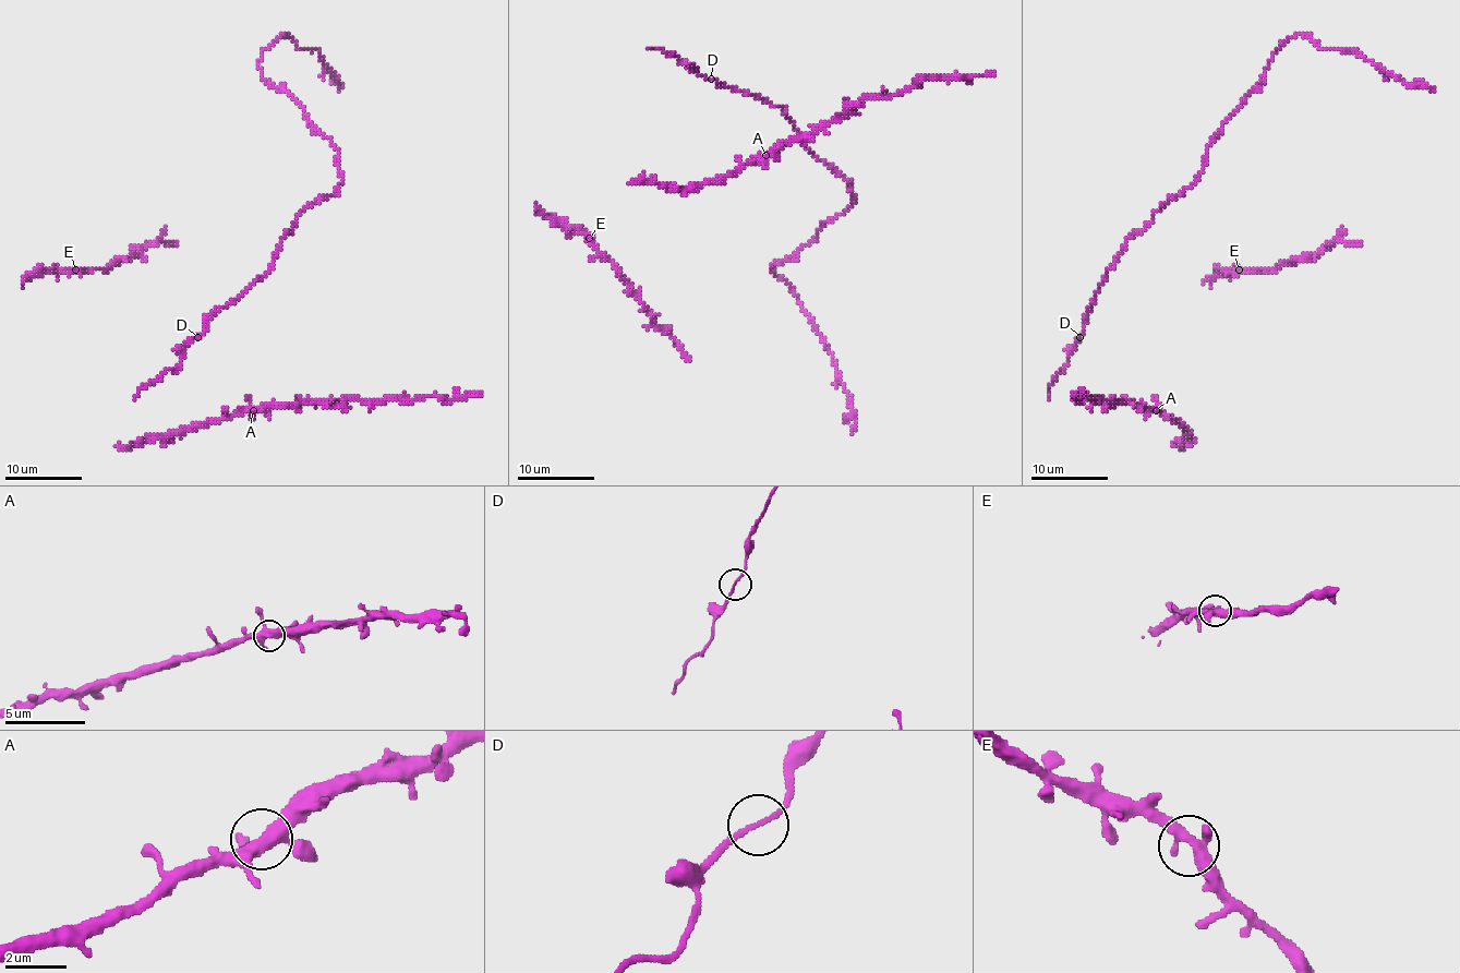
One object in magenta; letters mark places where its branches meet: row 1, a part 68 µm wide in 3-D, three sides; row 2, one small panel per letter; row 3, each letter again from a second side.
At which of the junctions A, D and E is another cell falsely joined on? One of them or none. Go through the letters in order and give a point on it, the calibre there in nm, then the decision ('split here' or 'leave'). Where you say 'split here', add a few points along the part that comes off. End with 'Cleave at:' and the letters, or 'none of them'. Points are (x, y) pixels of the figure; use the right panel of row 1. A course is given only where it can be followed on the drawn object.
A: place (1156, 410); calibre 400 nm; leave
D: place (1080, 337); calibre 140 nm; leave
E: place (1239, 269); calibre 460 nm; leave
Cleave at: none of them

